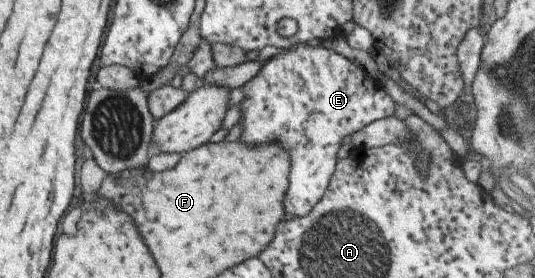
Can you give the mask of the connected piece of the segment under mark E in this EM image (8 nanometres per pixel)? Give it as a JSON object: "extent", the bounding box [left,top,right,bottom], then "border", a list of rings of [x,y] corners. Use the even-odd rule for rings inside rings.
{"extent":[237,43,395,217],"border":[[[295,43],[288,47],[291,51],[273,56],[261,71],[242,87],[245,100],[240,103],[242,118],[237,123],[243,123],[245,127],[240,142],[256,146],[275,142],[289,152],[292,166],[284,208],[286,213],[293,213],[298,217],[305,217],[323,197],[338,164],[337,151],[341,149],[343,139],[374,121],[393,116],[395,109],[394,99],[361,67],[334,50],[323,46],[313,48],[305,45]]]}

